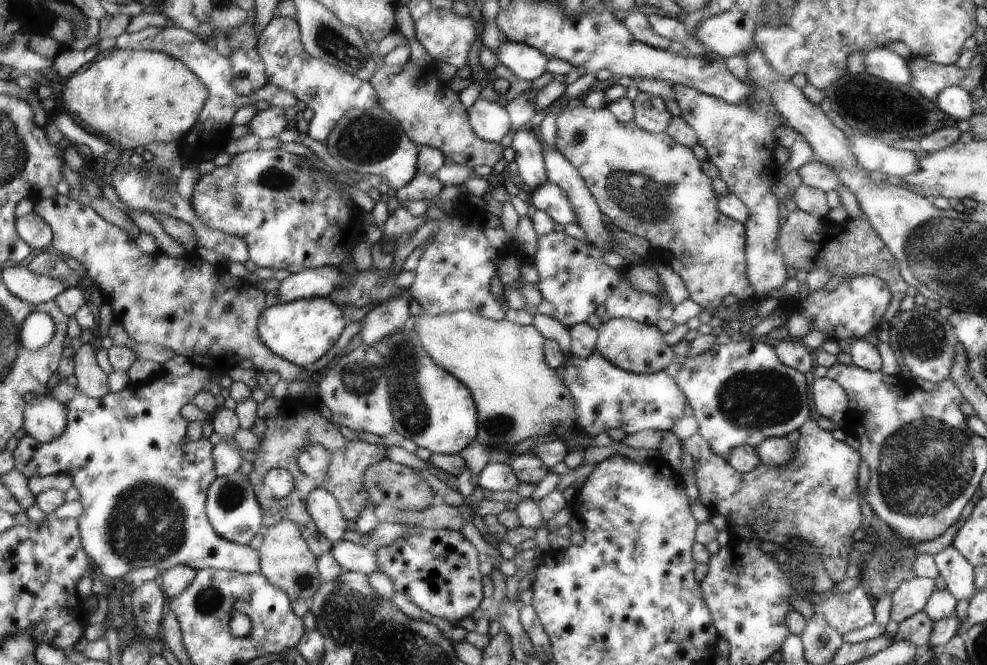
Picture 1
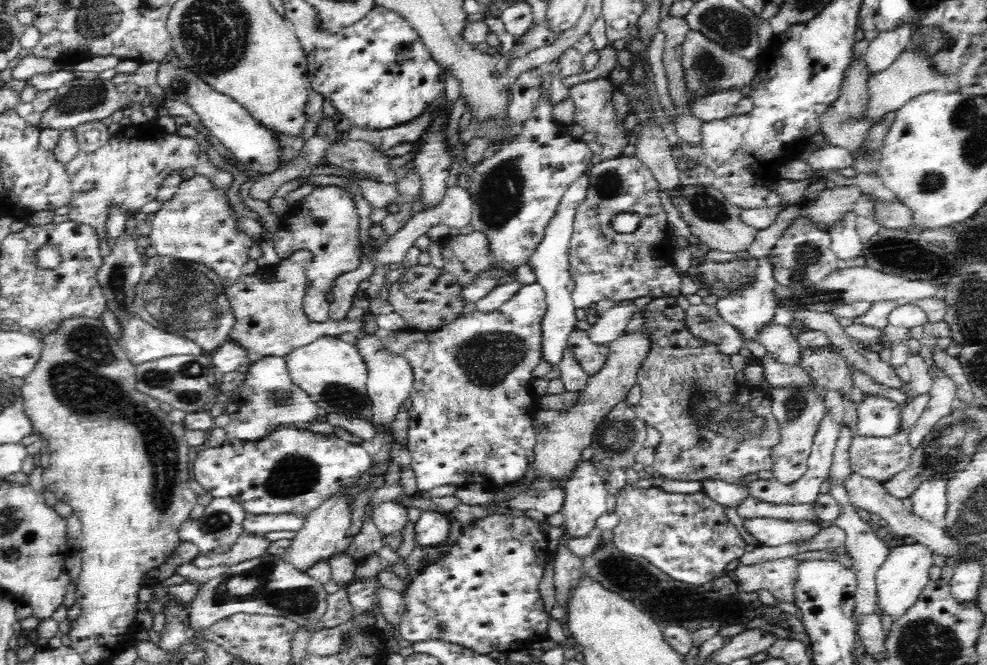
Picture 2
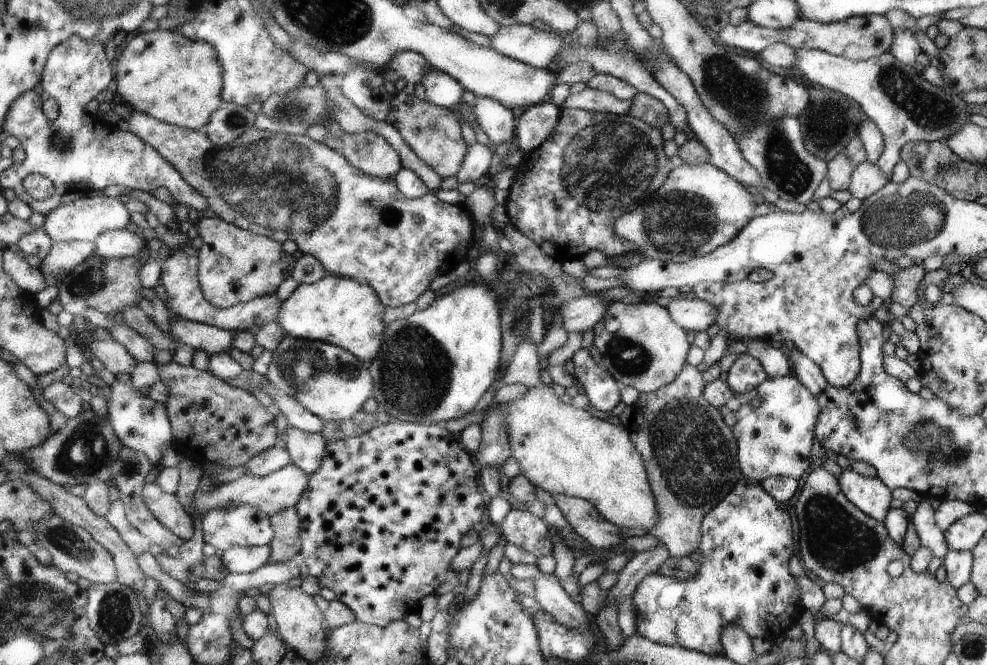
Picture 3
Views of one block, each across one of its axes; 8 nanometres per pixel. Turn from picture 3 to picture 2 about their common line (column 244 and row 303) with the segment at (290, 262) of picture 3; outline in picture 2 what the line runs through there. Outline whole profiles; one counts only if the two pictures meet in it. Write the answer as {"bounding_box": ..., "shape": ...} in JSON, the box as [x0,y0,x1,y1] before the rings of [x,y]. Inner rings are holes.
{"bounding_box":[226,251,366,362],"shape":[[[298,251],[282,259],[274,266],[274,272],[268,276],[242,275],[233,286],[226,287],[229,306],[236,317],[236,324],[229,335],[229,342],[238,344],[248,353],[247,360],[256,362],[266,356],[284,356],[296,348],[311,344],[325,335],[340,336],[343,333],[357,335],[366,322],[364,319],[312,322],[303,311],[303,296],[307,288],[306,268],[312,261],[308,251]]]}

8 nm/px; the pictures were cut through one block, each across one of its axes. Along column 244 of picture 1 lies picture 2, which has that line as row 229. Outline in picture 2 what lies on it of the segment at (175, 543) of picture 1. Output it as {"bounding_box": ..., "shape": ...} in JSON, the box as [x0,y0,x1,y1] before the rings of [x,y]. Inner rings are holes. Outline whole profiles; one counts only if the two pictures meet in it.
{"bounding_box":[528,174,589,368],"shape":[[[582,174],[577,178],[566,190],[560,205],[557,208],[555,216],[550,219],[550,223],[545,229],[544,237],[534,255],[529,259],[528,264],[536,274],[537,282],[546,291],[545,301],[547,309],[541,322],[542,346],[544,362],[551,364],[556,368],[560,364],[560,360],[564,357],[565,351],[569,345],[570,334],[576,328],[577,320],[574,314],[574,303],[572,302],[571,292],[568,290],[568,283],[571,280],[569,272],[569,245],[573,234],[573,225],[577,209],[582,205],[582,201],[586,199],[589,188],[588,175]]]}

